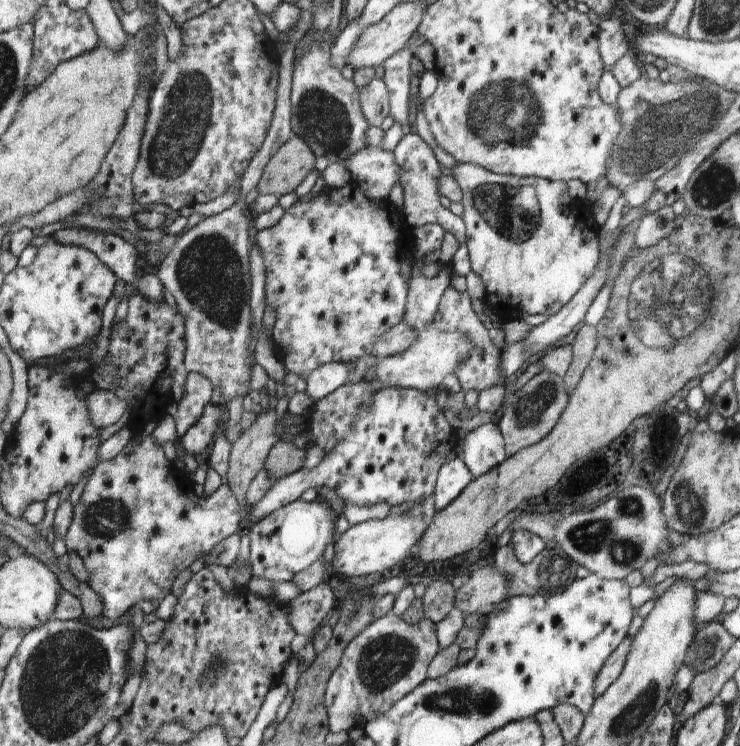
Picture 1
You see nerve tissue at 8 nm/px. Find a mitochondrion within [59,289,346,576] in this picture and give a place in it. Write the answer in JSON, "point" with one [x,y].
{"point":[108,517]}

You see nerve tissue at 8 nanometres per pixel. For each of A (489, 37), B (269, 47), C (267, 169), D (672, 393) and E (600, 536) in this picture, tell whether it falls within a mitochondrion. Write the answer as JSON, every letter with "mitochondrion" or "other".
{"A":"other","B":"other","C":"other","D":"other","E":"mitochondrion"}

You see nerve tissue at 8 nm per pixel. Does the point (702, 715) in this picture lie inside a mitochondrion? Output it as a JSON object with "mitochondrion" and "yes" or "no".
{"mitochondrion":"no"}

